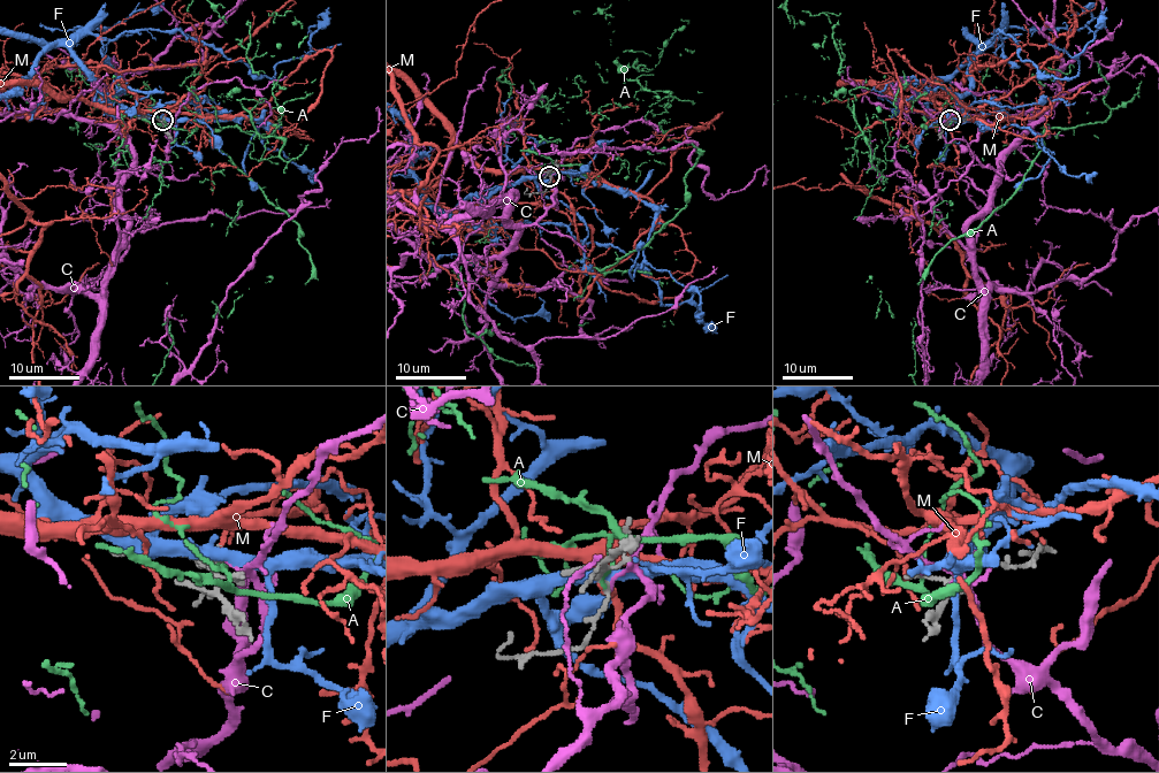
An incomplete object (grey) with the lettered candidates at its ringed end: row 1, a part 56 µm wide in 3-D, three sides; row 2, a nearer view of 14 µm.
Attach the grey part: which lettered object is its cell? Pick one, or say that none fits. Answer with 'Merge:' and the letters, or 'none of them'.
Merge: M

